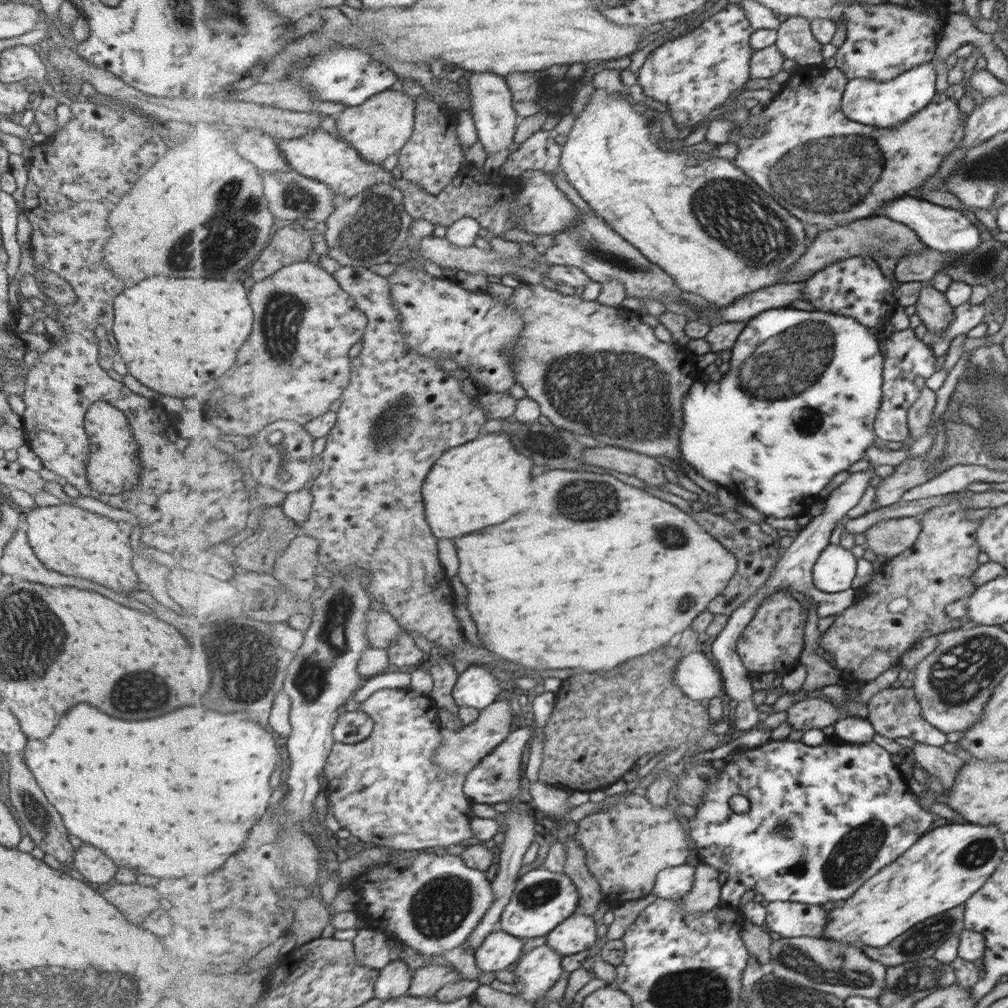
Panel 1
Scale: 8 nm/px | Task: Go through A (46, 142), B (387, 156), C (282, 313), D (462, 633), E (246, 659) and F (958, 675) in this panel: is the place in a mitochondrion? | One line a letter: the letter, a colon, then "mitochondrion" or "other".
A: other
B: other
C: mitochondrion
D: other
E: mitochondrion
F: mitochondrion

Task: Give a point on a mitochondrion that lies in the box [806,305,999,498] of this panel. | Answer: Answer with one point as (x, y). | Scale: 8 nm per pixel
(958, 419)

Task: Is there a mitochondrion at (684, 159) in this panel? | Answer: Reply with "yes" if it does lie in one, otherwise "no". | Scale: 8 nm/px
no

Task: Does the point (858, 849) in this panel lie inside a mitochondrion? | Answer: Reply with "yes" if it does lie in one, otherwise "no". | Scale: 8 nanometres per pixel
yes

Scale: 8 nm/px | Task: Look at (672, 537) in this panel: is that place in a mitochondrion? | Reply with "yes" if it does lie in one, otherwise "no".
yes

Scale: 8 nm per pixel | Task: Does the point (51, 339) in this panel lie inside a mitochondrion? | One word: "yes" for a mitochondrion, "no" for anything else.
no

